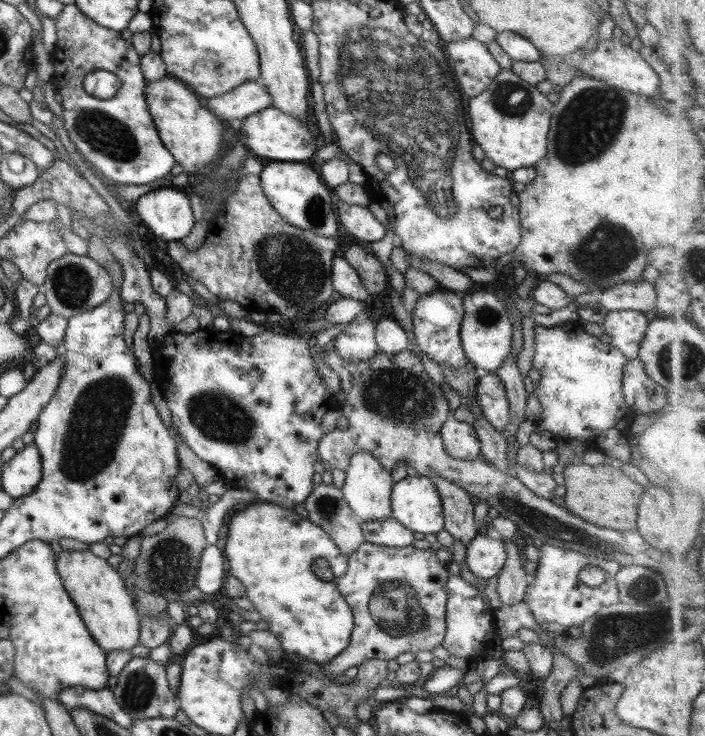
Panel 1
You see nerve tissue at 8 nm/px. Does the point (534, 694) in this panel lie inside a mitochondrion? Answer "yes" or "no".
no

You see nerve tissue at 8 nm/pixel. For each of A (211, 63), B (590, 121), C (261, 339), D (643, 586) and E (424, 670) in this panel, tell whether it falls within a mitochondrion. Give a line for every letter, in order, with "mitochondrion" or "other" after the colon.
A: mitochondrion
B: mitochondrion
C: other
D: mitochondrion
E: other

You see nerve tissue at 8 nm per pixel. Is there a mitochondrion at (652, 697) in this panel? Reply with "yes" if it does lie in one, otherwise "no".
no

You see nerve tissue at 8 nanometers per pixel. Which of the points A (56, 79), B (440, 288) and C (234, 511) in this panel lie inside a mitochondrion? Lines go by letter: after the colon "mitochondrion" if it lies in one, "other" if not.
A: other
B: other
C: other

